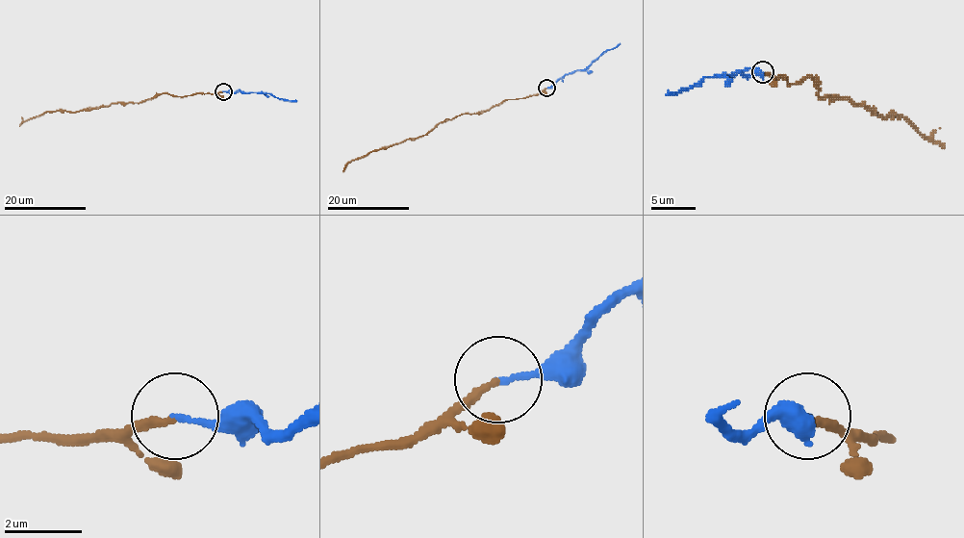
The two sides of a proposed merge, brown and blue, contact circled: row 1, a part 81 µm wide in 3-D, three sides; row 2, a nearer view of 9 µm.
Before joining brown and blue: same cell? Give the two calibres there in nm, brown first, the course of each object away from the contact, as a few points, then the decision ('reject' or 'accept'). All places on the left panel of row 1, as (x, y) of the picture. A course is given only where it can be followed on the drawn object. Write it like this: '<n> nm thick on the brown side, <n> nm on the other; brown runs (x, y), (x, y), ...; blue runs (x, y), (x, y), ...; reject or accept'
200 nm thick on the brown side, 140 nm on the other; brown runs (223, 91), (179, 96), (159, 93), (136, 102), (115, 102), (72, 112), (47, 111), (19, 126); blue runs (223, 91), (271, 93), (280, 99), (296, 101); accept

